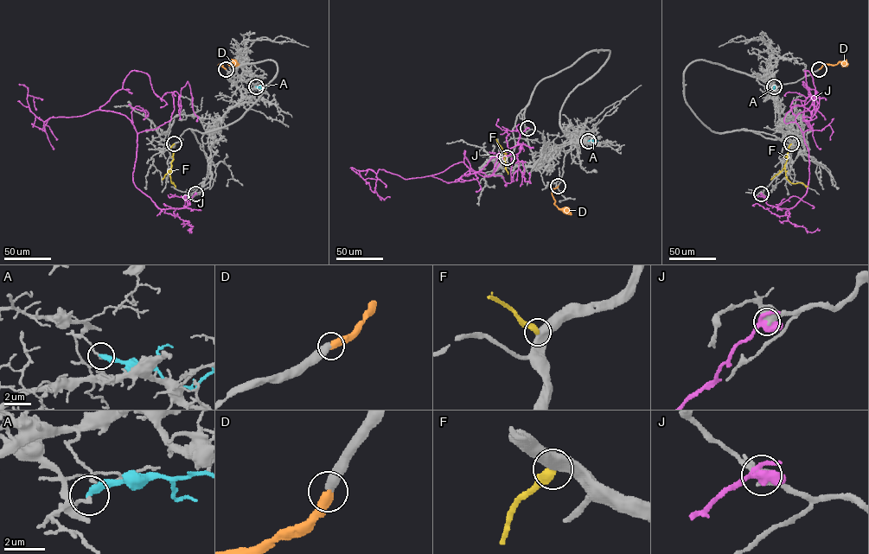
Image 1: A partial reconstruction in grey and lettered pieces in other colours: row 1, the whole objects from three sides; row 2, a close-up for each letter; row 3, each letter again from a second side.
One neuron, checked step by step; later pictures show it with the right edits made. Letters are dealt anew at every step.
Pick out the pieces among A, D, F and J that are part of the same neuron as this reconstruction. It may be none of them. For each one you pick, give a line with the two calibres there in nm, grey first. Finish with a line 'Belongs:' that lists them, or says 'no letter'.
D: Thickness 500 nm (grey) against 480 nm
Belongs: D

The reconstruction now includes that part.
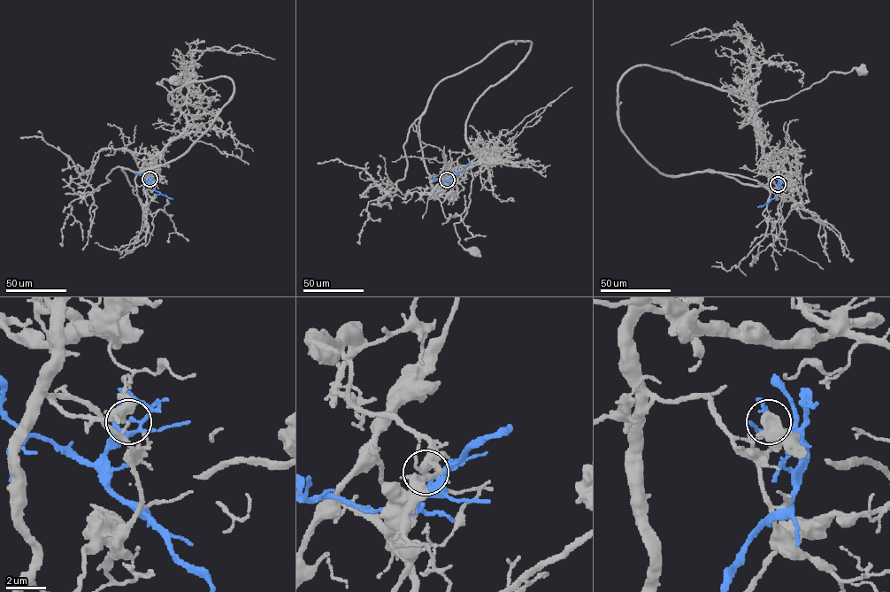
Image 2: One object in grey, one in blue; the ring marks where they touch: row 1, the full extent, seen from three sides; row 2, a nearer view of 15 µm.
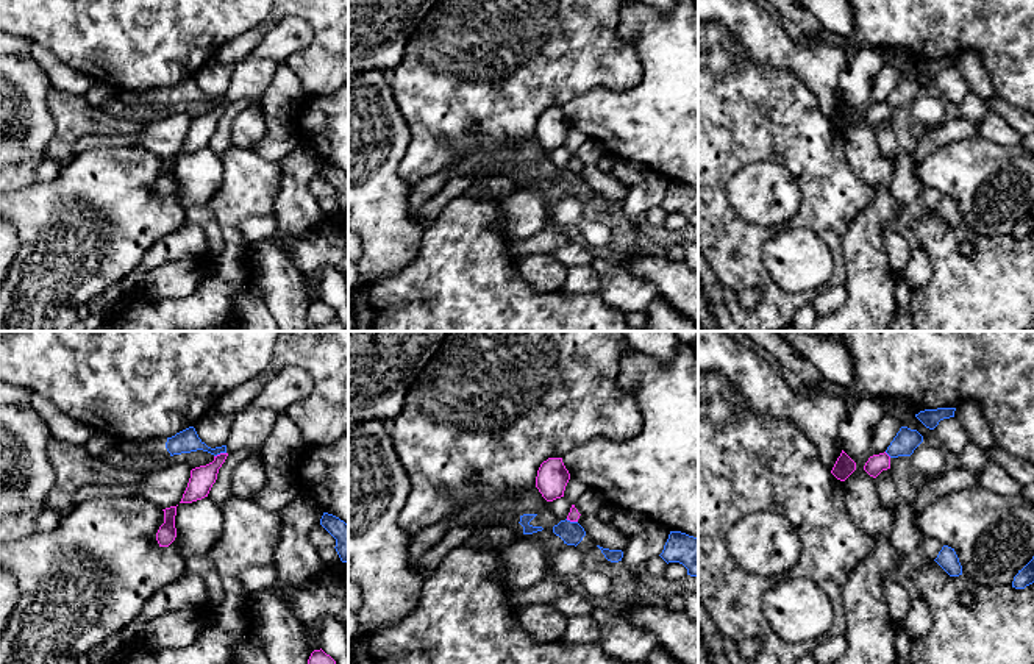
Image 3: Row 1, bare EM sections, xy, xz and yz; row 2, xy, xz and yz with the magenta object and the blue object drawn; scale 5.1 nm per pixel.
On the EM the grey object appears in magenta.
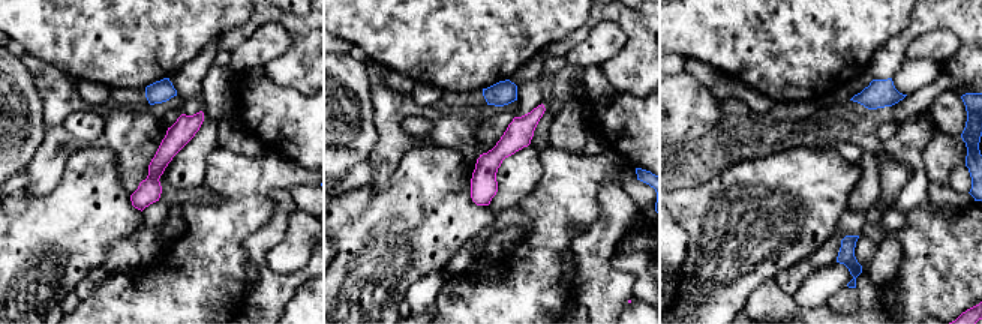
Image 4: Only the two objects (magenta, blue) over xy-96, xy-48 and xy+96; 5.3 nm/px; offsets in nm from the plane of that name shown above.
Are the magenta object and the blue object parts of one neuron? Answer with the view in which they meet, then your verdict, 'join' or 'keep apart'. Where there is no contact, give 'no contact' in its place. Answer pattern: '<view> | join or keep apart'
xy | keep apart

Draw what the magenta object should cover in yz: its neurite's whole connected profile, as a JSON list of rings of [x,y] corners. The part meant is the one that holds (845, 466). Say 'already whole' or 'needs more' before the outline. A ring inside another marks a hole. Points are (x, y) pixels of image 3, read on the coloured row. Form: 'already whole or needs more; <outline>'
already whole; [[[842,450],[831,473],[837,480],[845,481],[854,470],[856,470],[856,462]]]

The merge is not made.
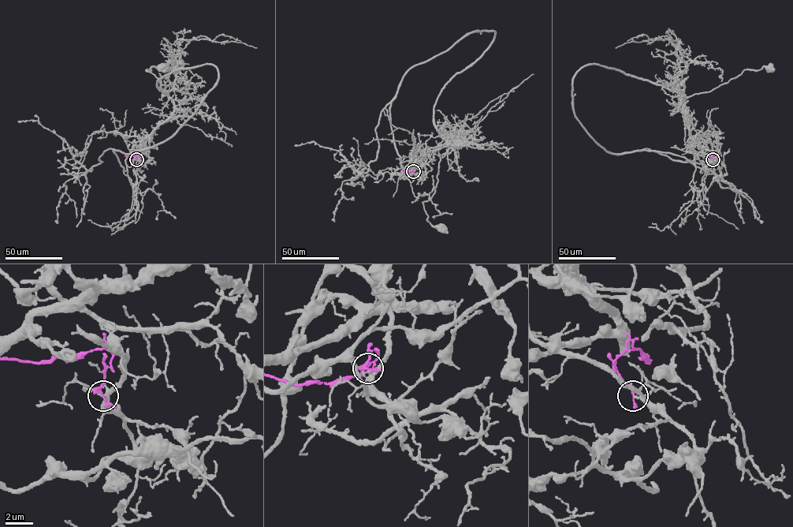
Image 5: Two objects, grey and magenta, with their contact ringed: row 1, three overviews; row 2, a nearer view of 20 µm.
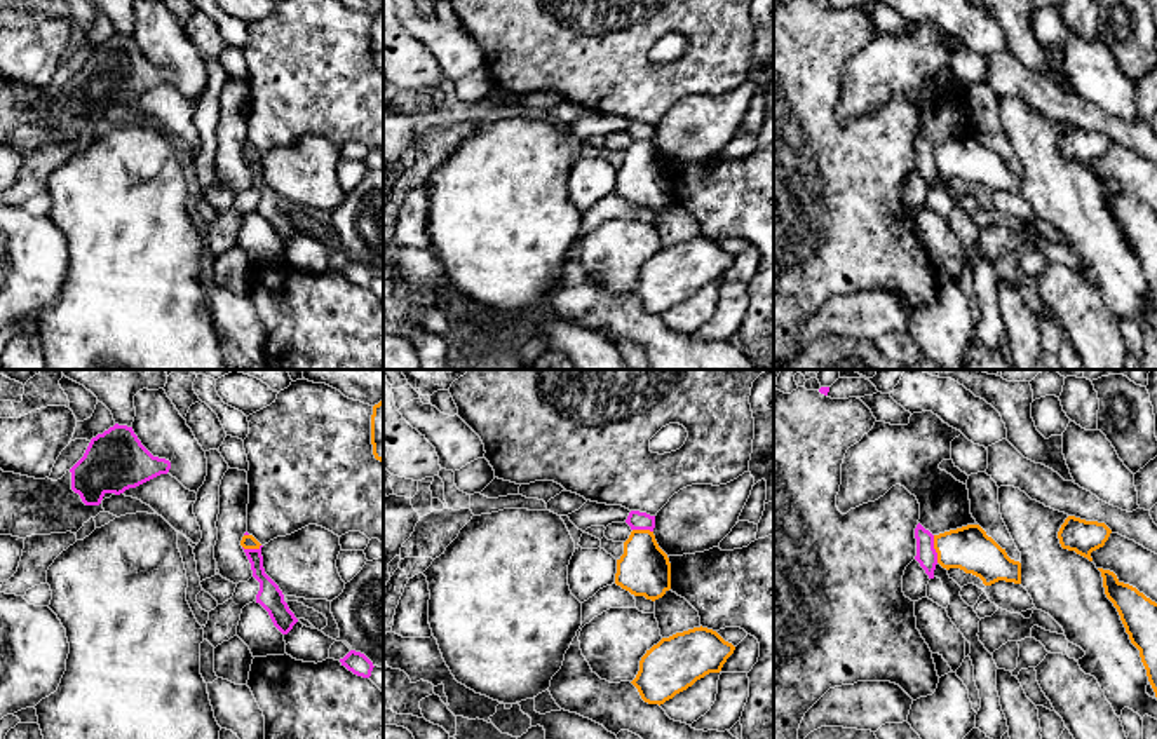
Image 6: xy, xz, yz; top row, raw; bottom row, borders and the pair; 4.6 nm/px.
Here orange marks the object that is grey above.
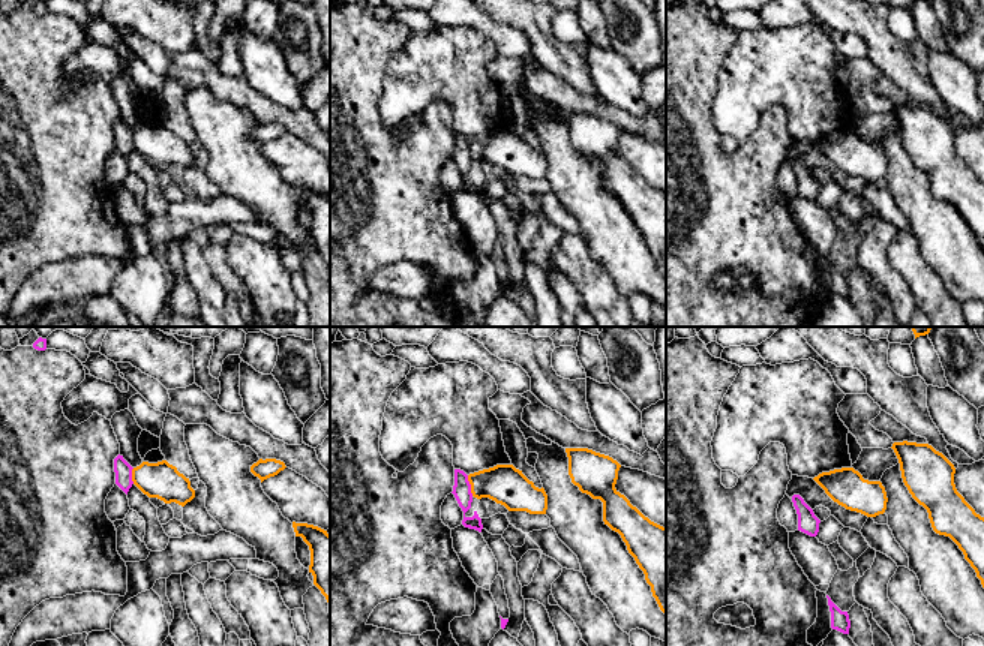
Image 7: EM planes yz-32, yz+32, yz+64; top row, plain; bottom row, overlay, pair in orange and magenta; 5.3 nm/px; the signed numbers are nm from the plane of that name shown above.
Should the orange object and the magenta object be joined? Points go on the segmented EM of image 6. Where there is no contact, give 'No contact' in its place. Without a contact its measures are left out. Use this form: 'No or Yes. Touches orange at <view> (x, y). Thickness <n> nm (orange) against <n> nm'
No. Touches orange at yz (936, 549). Thickness 200 nm (orange) against 100 nm

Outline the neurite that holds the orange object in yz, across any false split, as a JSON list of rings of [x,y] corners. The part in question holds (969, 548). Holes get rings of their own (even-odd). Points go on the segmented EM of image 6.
[[[979,525],[934,535],[934,549],[943,568],[960,568],[979,577],[984,586],[998,580],[1021,584],[1021,563],[1011,559]]]

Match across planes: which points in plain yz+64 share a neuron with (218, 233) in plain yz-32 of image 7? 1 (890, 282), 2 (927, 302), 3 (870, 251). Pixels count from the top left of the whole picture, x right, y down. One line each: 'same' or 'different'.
1: same
2: different
3: same

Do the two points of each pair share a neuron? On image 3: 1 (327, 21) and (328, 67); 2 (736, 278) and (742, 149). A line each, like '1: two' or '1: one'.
1: one
2: one

